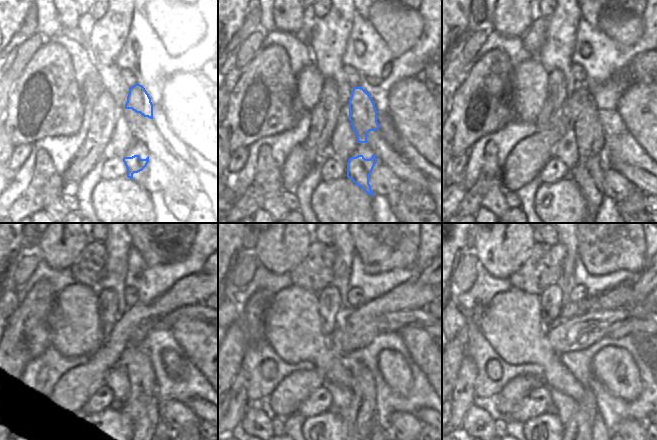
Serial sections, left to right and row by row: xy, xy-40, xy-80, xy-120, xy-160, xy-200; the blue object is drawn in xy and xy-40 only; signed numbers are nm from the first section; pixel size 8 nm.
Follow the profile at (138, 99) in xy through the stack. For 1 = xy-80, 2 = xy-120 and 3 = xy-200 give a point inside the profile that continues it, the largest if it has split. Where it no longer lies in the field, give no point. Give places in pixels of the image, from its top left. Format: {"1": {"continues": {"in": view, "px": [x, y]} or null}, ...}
{"1": {"continues": {"in": "xy-80", "px": [588, 172]}}, "2": {"continues": {"in": "xy-120", "px": [140, 406]}}, "3": {"continues": {"in": "xy-200", "px": [580, 426]}}}

